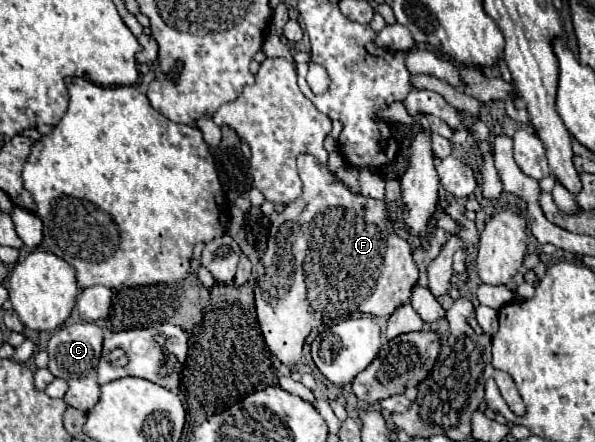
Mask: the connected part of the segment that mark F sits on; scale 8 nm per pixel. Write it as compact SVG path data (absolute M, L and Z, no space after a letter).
M309 154L297 158L303 194L285 206L281 214L271 216L267 250L261 258L265 276L255 284L255 310L261 334L269 350L287 366L299 362L305 338L315 326L321 326L321 310L337 310L337 318L357 312L373 316L391 316L393 310L407 304L411 288L417 282L417 266L411 256L411 246L403 240L391 222L389 204L401 196L399 178L389 178L389 188L383 200L353 194L345 184L339 184L333 172L315 162Z

